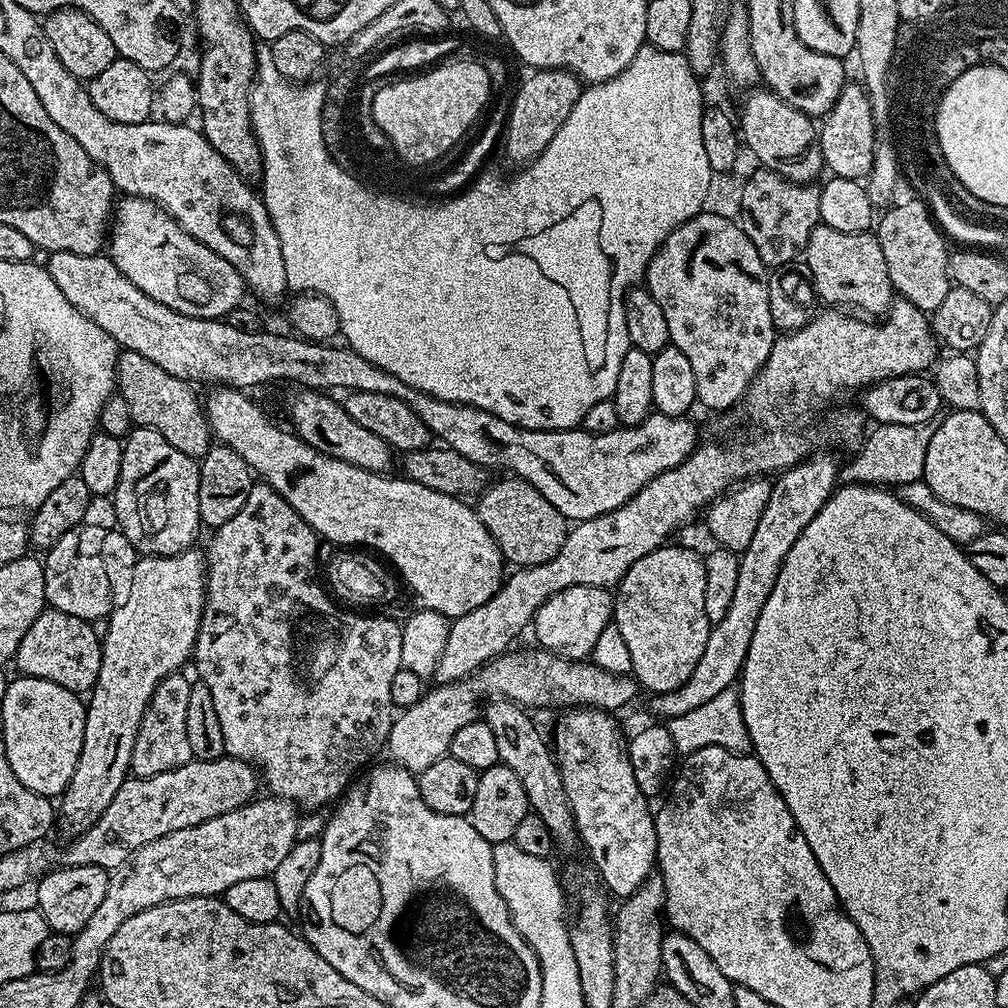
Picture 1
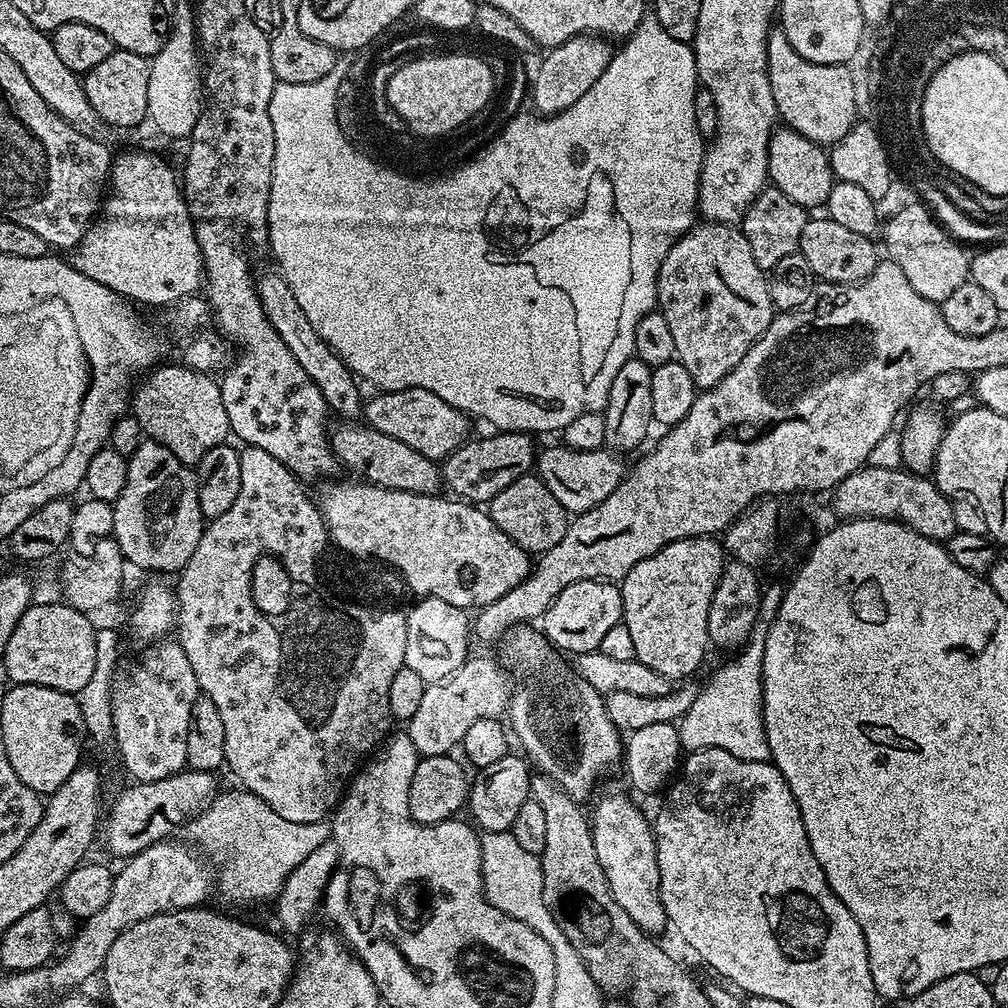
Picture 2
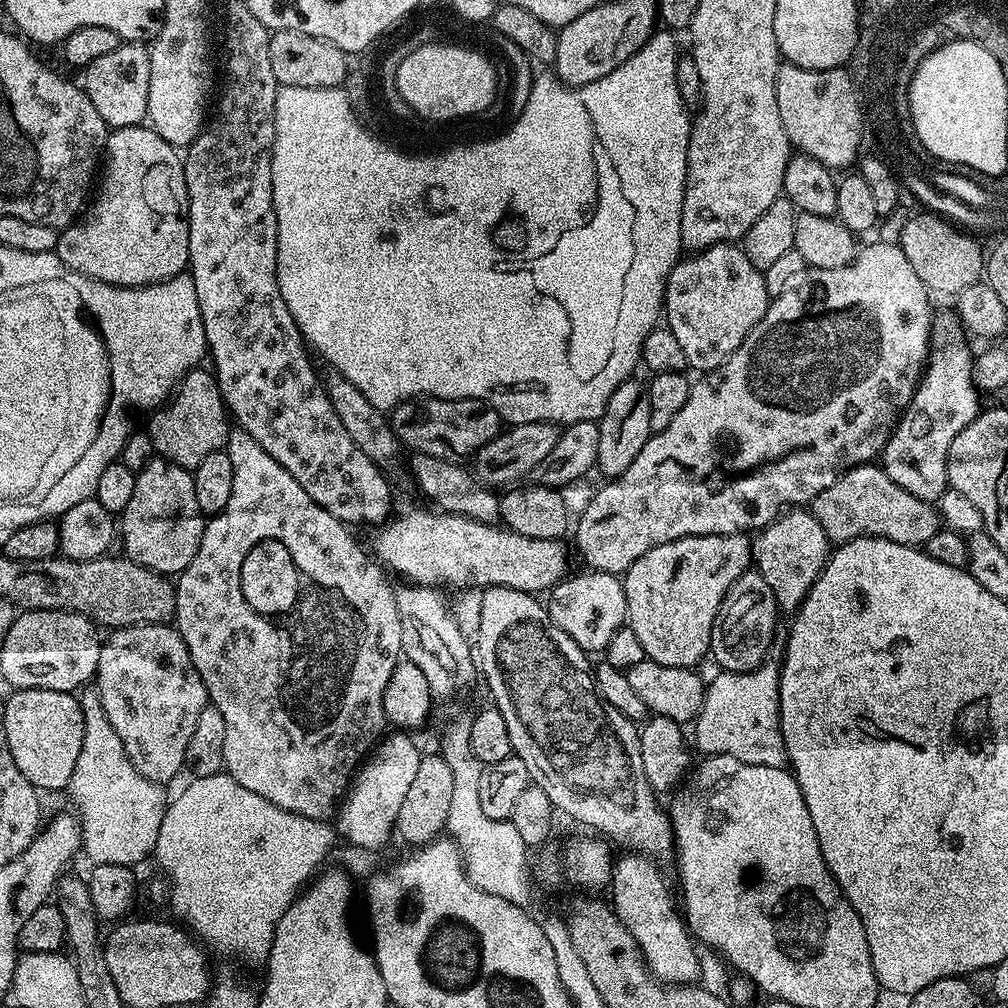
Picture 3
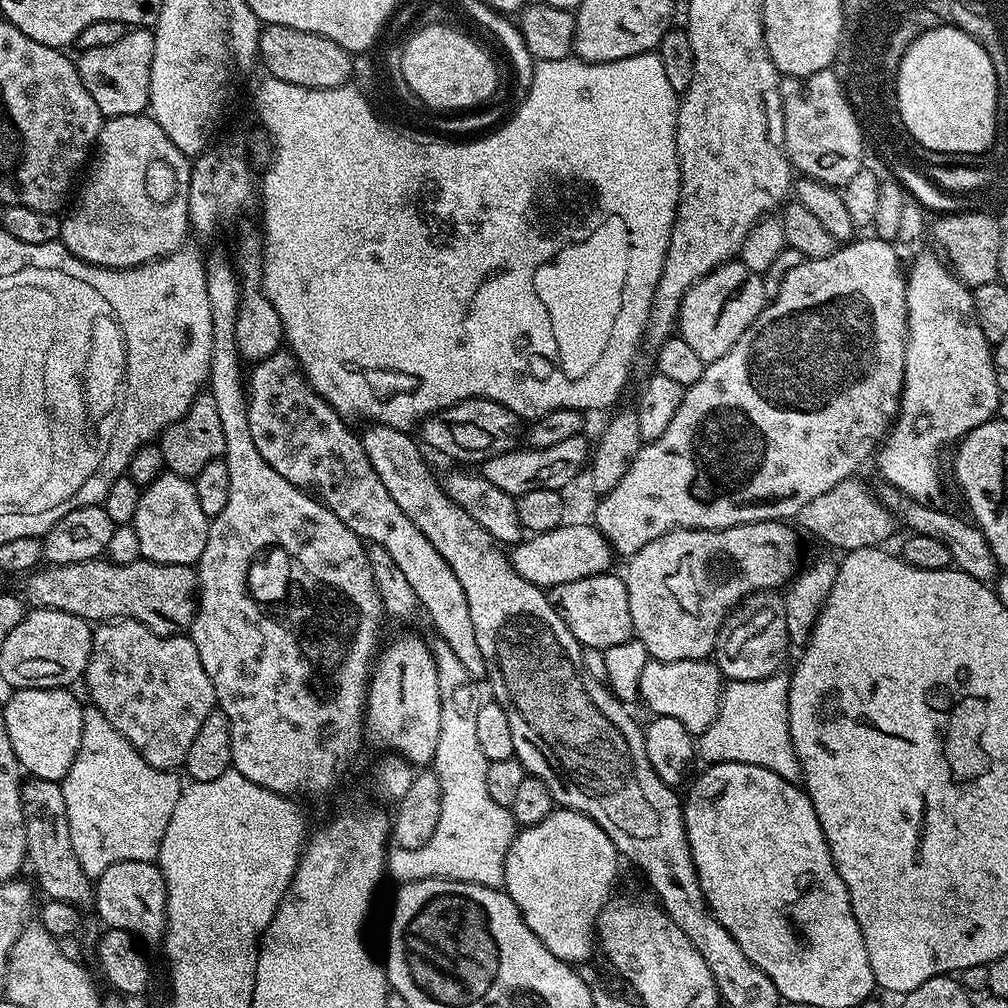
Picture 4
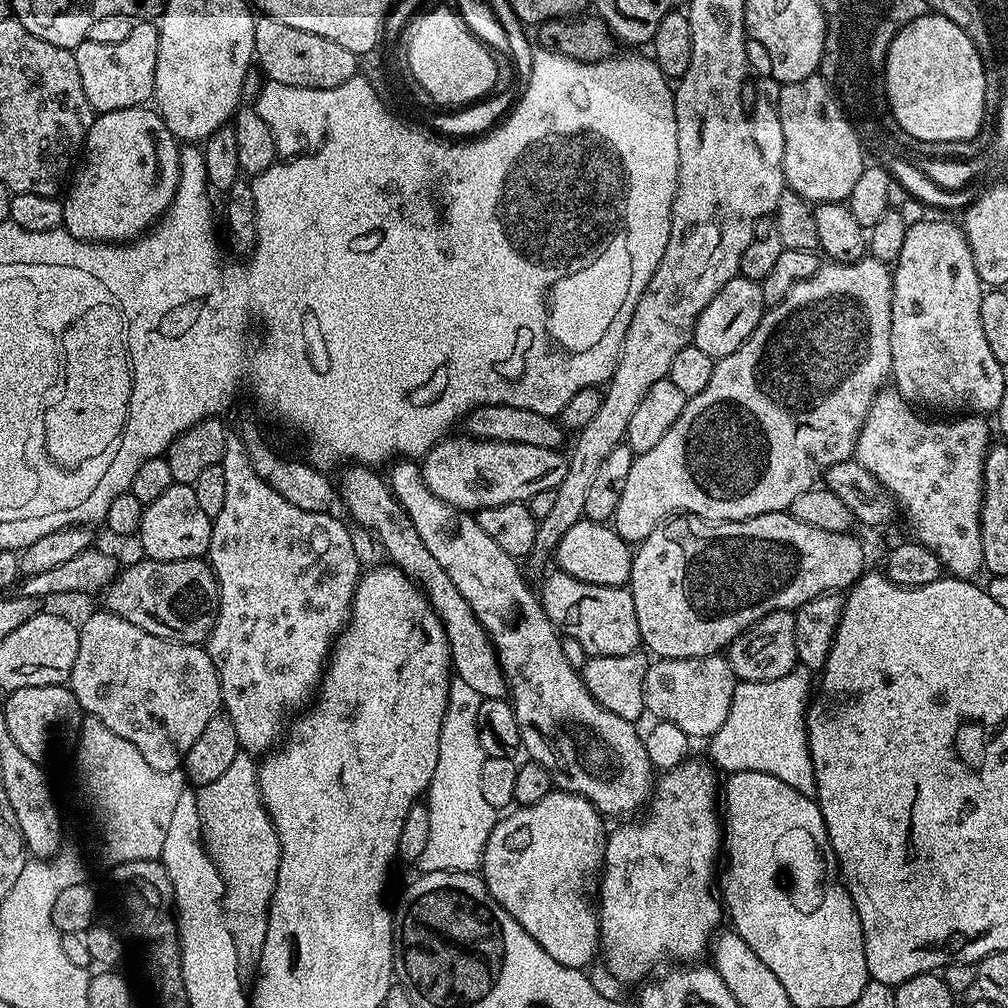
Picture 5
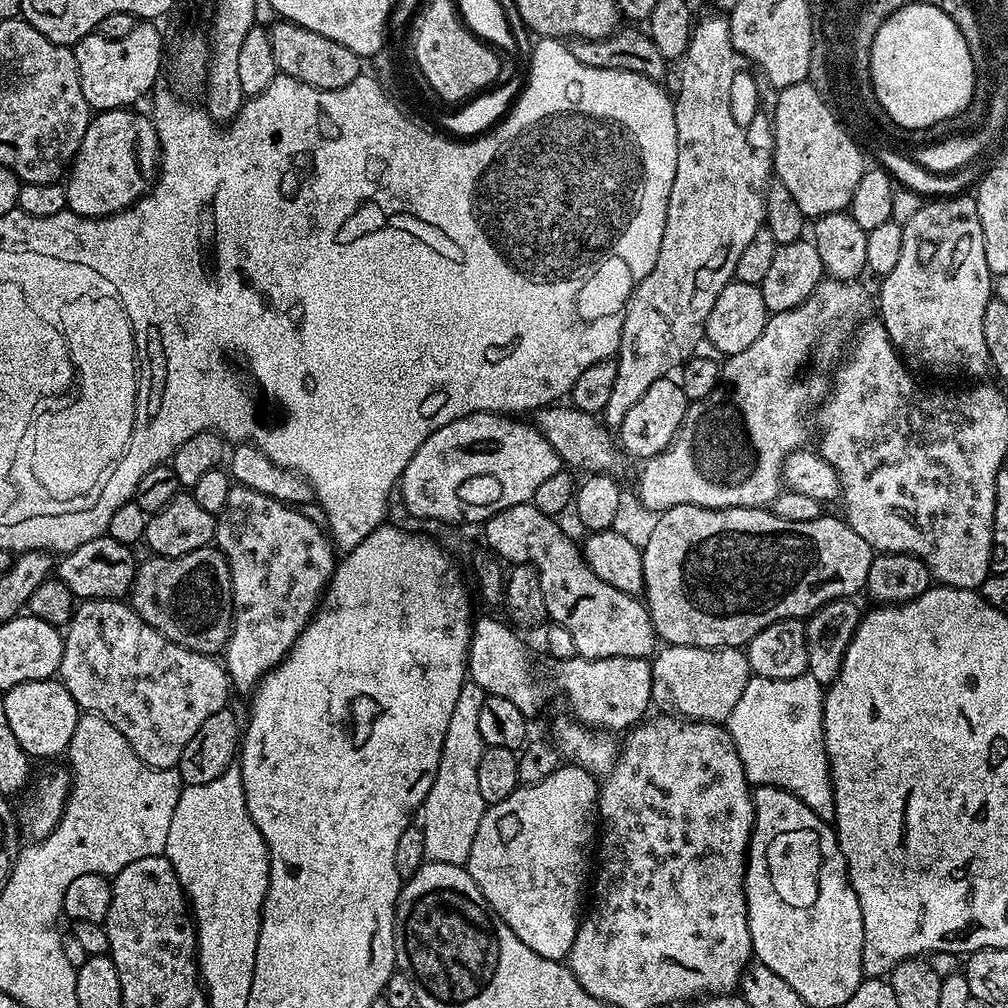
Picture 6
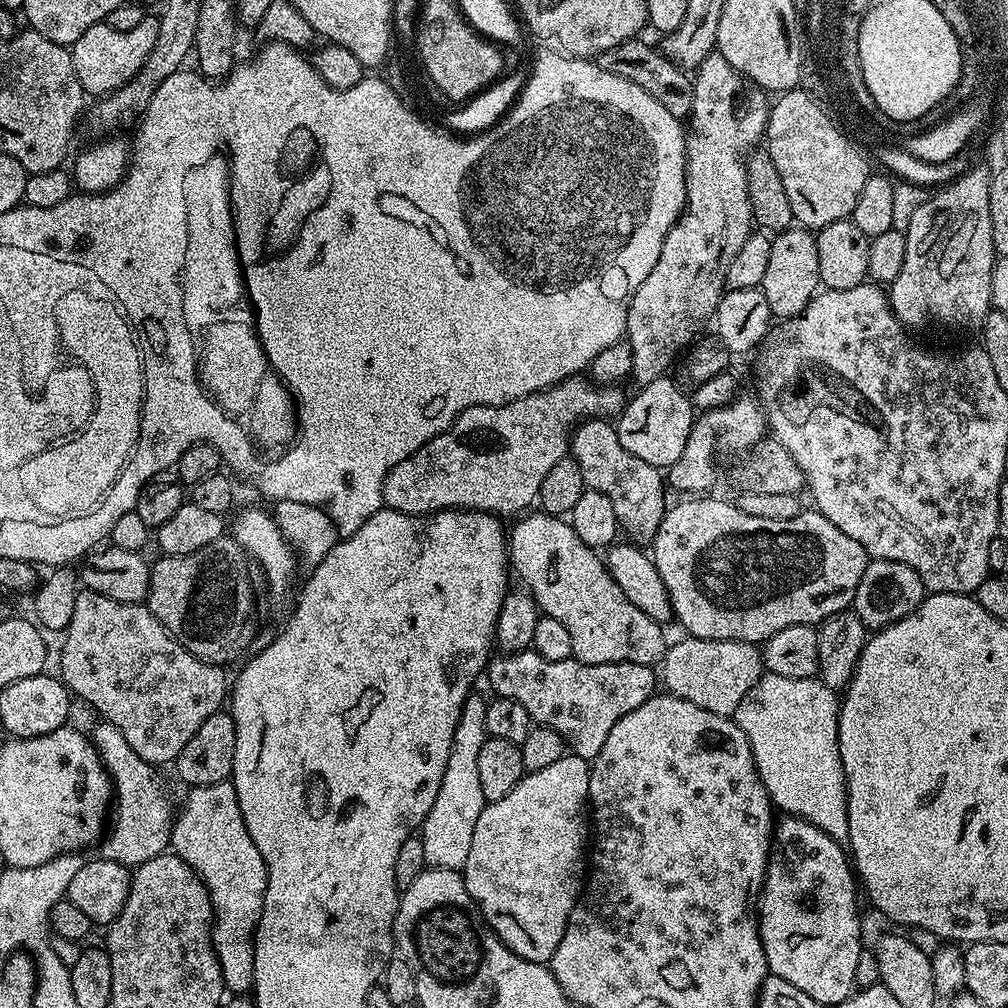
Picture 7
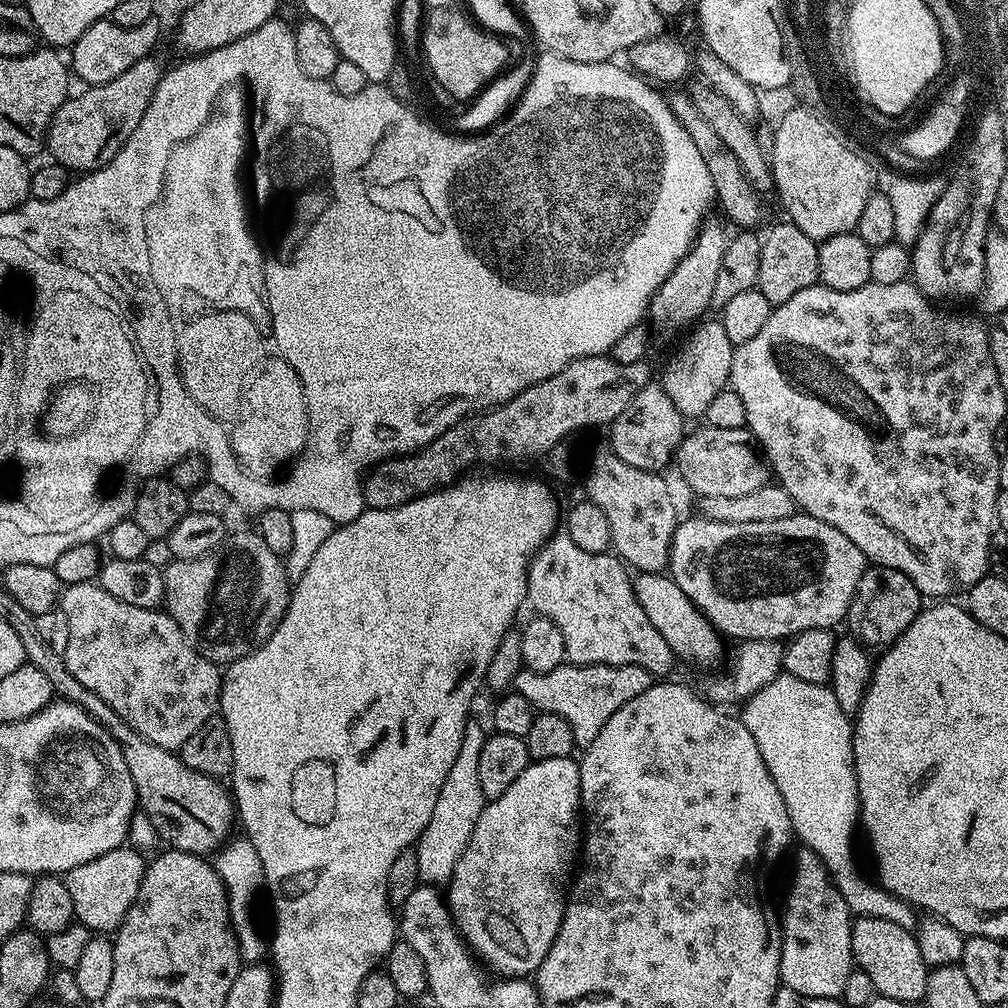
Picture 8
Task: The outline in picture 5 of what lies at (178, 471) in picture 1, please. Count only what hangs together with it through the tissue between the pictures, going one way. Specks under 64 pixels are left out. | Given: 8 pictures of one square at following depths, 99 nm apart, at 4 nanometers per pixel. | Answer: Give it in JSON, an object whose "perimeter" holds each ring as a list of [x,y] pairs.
{"perimeter":[[[172,484],[154,502],[145,504],[138,541],[144,547],[143,555],[150,560],[195,560],[207,557],[212,537],[213,517],[207,516],[195,496],[192,485]]]}

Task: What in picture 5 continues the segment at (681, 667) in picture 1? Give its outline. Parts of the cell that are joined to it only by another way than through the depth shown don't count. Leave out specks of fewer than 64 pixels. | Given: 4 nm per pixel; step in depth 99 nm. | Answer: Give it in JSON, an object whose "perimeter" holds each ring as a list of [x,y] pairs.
{"perimeter":[[[788,512],[758,514],[754,518],[746,518],[745,520],[703,520],[701,516],[687,514],[677,514],[665,519],[657,524],[656,529],[646,539],[639,541],[632,557],[630,591],[634,598],[634,614],[638,614],[638,630],[643,647],[653,657],[661,660],[715,656],[723,653],[736,637],[742,635],[753,624],[758,623],[766,614],[778,610],[792,612],[814,598],[836,594],[841,590],[851,588],[866,571],[864,548],[852,535],[851,531],[831,532],[830,530],[818,530],[818,526],[806,526],[806,522],[798,522],[798,518],[794,518]]]}

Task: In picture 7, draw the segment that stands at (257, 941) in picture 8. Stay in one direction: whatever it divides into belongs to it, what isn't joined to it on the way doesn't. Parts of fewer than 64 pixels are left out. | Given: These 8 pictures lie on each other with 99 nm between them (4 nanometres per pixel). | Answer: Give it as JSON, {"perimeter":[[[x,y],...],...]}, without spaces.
{"perimeter":[[[231,779],[202,784],[191,789],[184,800],[184,812],[177,811],[172,826],[171,851],[200,876],[212,903],[212,945],[222,970],[225,989],[244,994],[254,978],[256,924],[264,905],[268,871],[238,806],[238,794]]]}

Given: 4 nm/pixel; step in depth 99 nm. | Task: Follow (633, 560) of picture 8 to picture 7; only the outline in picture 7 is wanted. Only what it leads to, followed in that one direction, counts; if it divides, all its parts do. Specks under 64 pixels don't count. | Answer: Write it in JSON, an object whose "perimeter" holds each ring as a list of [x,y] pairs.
{"perimeter":[[[604,418],[584,420],[576,425],[570,441],[570,455],[578,462],[578,470],[582,470],[585,488],[593,488],[610,498],[621,529],[625,533],[633,532],[637,541],[651,541],[666,511],[665,473],[650,466],[650,462],[642,462],[642,458],[634,458],[634,454],[618,442],[615,423]]]}

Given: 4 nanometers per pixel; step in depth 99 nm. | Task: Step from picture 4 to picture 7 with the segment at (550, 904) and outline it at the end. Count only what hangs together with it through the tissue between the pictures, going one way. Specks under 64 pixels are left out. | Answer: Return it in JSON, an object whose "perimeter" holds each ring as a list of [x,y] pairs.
{"perimeter":[[[565,754],[562,758],[558,758],[558,762],[552,763],[551,766],[545,766],[542,770],[525,774],[518,782],[518,786],[514,786],[514,790],[510,790],[510,794],[506,794],[506,798],[485,803],[480,821],[474,826],[474,839],[470,842],[470,854],[466,854],[466,862],[462,869],[464,885],[470,894],[470,898],[476,902],[480,900],[480,896],[540,896],[540,936],[536,936],[536,940],[562,942],[566,922],[570,918],[572,909],[576,907],[582,896],[582,889],[586,883],[586,849],[590,844],[589,771],[589,761],[571,754]]]}

